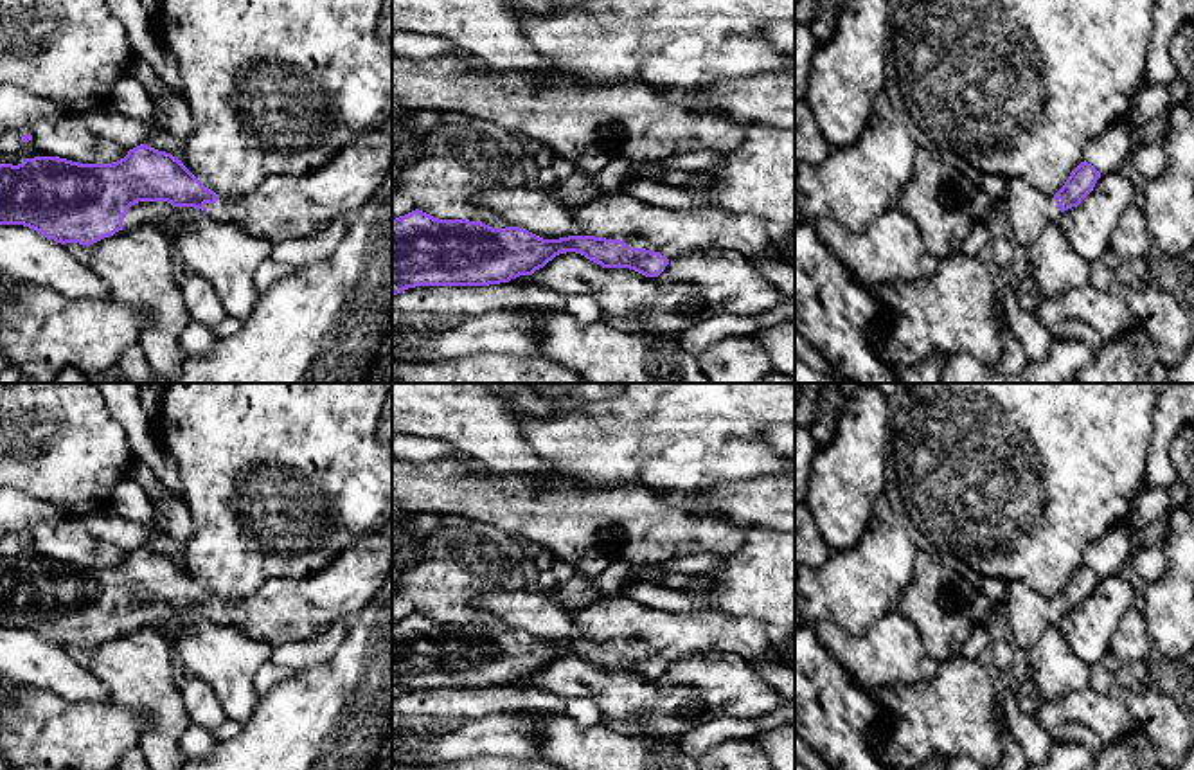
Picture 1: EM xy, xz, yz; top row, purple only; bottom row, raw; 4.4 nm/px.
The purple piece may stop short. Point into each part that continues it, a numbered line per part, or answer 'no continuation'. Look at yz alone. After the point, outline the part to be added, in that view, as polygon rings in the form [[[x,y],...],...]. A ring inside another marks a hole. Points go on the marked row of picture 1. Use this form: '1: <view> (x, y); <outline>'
1: yz (1029, 209); [[[1021,178],[1007,180],[1007,198],[1003,203],[1007,205],[1012,234],[1025,248],[1036,241],[1050,221],[1057,221],[1061,216],[1052,196]]]

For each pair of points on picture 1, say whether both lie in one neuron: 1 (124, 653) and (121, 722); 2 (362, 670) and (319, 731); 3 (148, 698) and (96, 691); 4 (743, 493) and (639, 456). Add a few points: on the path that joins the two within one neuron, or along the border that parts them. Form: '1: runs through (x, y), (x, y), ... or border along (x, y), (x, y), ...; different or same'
1: border along (114, 700), (141, 711), (150, 720), (141, 742); different
2: runs through (362, 684), (333, 716); same
3: border along (89, 668), (114, 700); different
4: border along (759, 477), (677, 492); different

